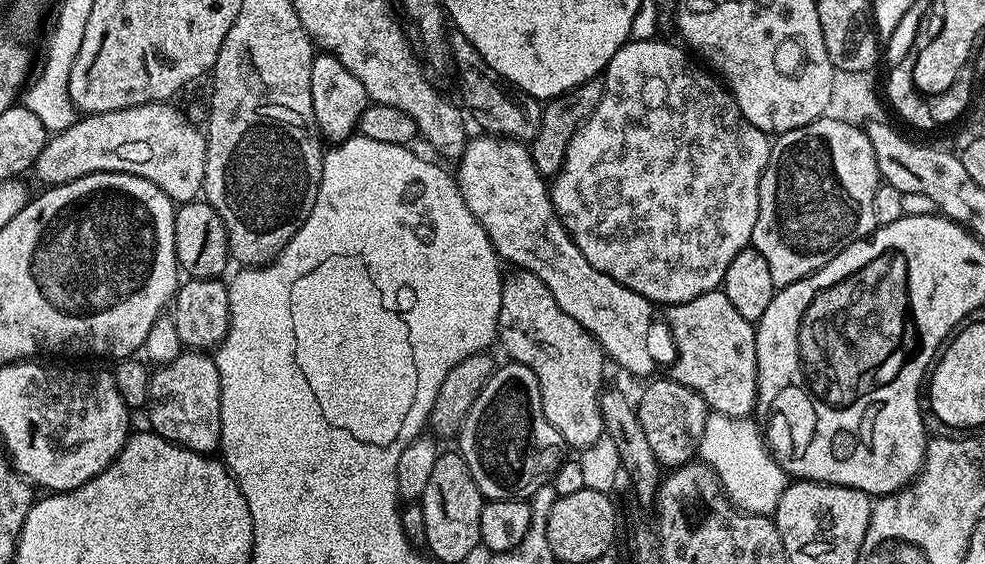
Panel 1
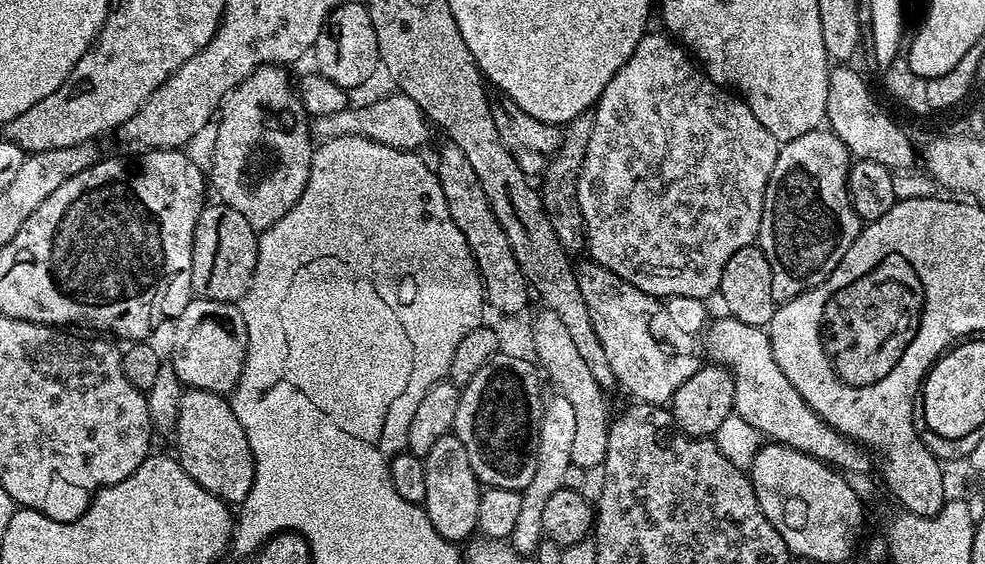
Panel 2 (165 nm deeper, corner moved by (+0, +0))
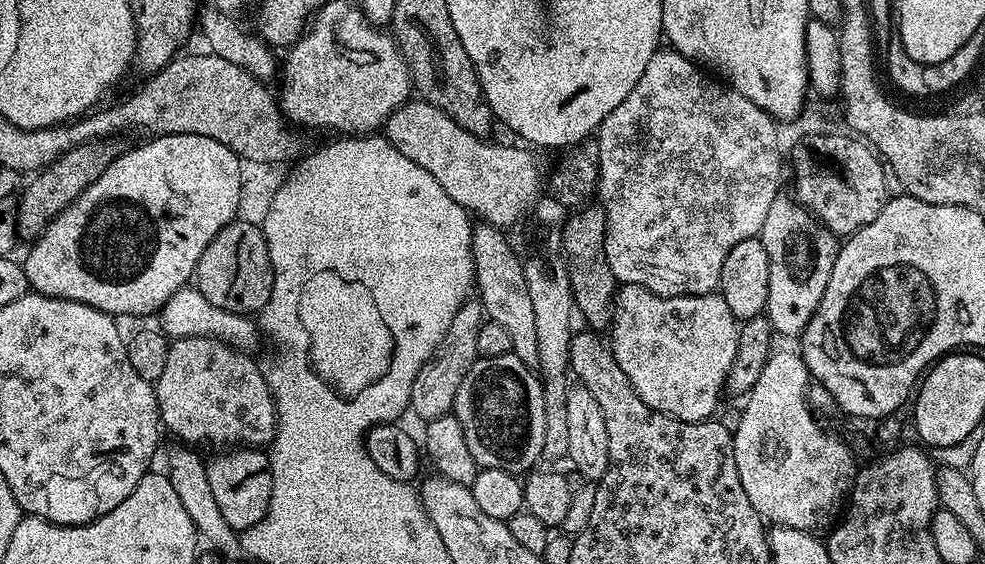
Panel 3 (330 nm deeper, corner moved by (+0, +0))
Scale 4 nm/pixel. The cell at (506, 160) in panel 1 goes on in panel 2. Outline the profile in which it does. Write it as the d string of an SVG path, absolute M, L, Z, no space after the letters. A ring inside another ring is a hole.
M588 258L585 261L585 264L575 265L578 290L582 290L586 310L590 310L590 322L594 322L594 334L598 334L602 350L606 350L617 385L621 389L624 387L633 401L667 405L675 391L702 367L702 333L710 320L704 309L705 301L685 296L670 296L667 299L651 296L638 290L638 286L630 286L630 282L618 278L618 274L606 270L595 260Z

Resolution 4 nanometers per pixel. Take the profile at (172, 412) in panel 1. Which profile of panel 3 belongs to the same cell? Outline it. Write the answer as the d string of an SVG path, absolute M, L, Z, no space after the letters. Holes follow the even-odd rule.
M242 446L223 451L206 464L206 478L210 478L210 490L226 522L235 532L244 532L262 520L270 506L270 490L272 489L272 471L267 451L256 446Z

